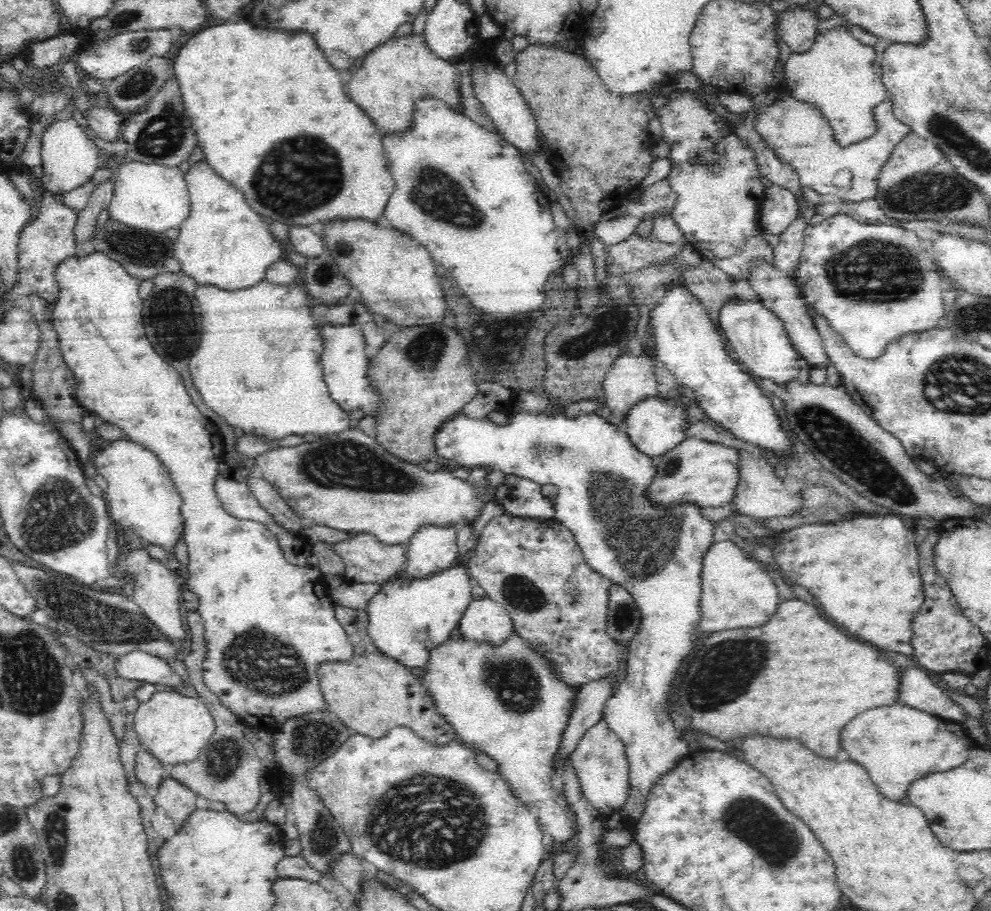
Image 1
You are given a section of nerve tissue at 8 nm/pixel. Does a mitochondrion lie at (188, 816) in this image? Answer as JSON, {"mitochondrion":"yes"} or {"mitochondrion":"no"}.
{"mitochondrion":"no"}

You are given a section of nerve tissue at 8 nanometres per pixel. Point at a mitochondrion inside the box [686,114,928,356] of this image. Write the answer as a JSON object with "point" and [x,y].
{"point":[874,270]}

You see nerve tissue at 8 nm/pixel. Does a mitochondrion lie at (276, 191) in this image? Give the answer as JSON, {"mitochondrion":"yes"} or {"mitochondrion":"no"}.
{"mitochondrion":"yes"}

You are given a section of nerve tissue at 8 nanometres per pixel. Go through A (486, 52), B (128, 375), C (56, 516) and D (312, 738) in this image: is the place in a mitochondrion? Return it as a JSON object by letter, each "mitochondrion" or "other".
{"A":"other","B":"other","C":"mitochondrion","D":"mitochondrion"}

